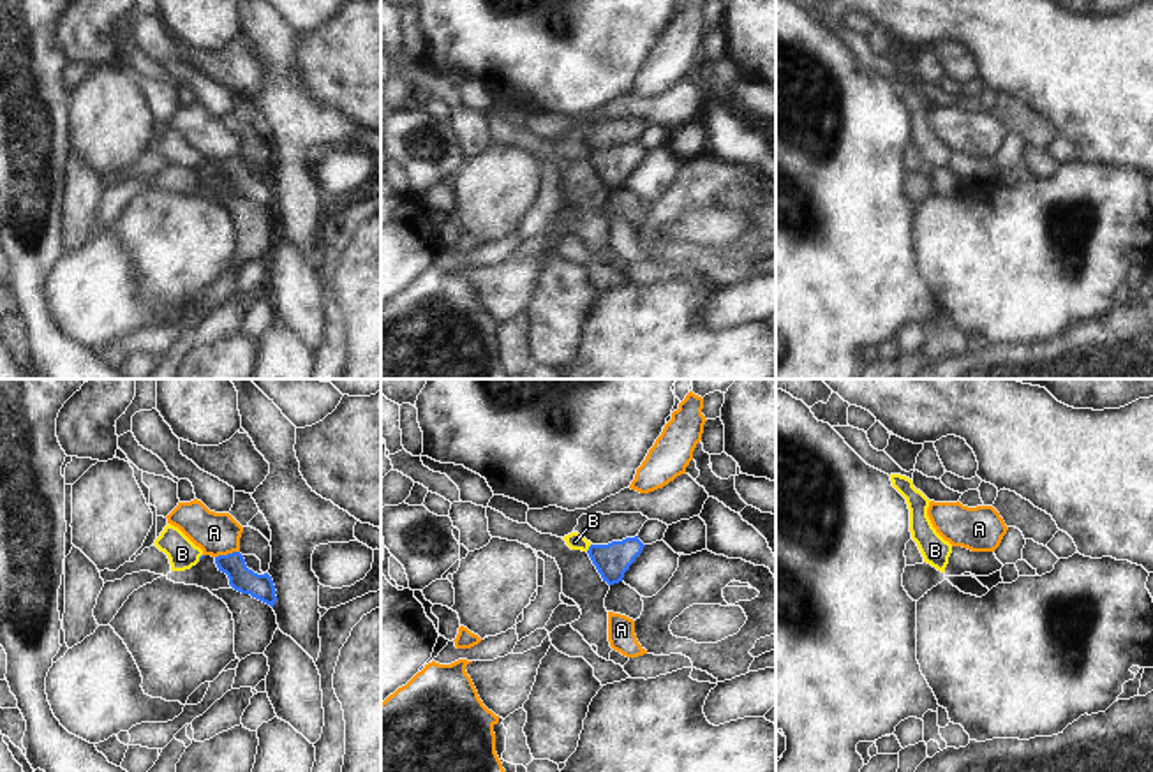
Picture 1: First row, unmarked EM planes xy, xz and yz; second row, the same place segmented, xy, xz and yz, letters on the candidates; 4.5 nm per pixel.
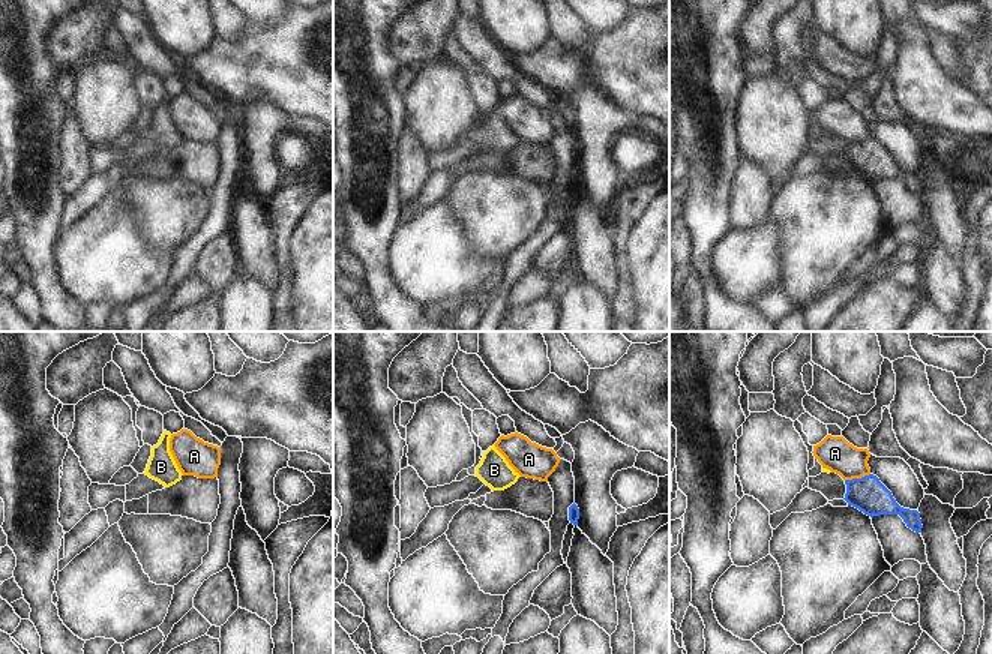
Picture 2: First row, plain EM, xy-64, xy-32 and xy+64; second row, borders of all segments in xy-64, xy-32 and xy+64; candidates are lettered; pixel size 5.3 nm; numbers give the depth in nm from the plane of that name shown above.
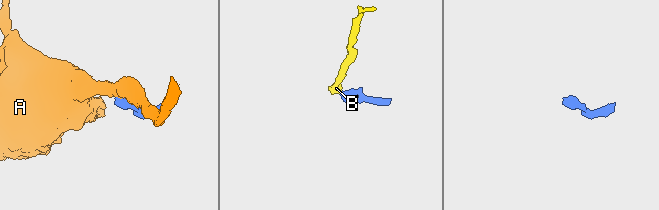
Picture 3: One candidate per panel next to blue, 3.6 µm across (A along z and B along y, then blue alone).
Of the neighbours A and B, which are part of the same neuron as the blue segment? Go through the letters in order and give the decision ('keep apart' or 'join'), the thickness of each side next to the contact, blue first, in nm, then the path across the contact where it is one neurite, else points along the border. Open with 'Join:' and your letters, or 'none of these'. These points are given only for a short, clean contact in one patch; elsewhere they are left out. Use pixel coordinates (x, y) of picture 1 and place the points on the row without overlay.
Join: B
A: keep apart; 120 nm thick on the blue side, 190 nm on the other; border along xy (238, 155), (215, 163)
B: join; 160 nm thick on the blue side, 80 nm on the other; runs through xz (612, 166), (589, 152), (575, 147)

